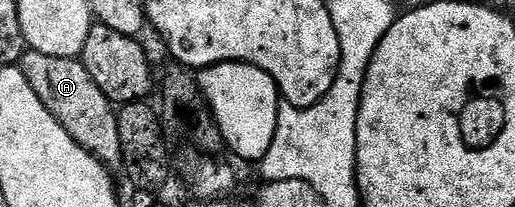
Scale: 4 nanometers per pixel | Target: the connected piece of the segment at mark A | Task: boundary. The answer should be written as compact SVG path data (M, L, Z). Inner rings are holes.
M26 51L22 54L20 68L32 91L36 91L40 103L80 148L107 167L117 166L121 162L120 131L115 106L104 95L104 91L92 83L92 77L81 60Z

